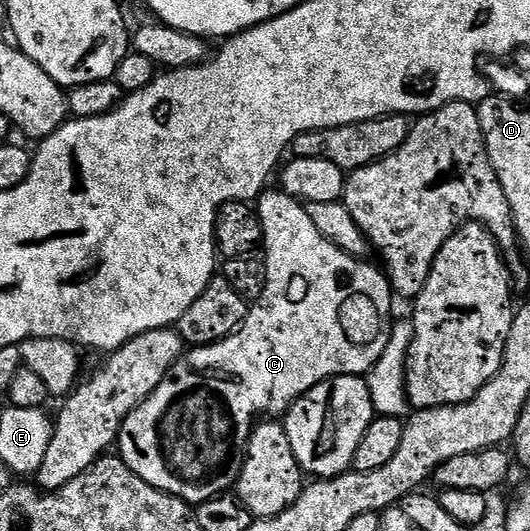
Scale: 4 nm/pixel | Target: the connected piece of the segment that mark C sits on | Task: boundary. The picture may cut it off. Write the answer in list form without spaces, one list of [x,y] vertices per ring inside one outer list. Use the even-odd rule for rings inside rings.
[[[265,191],[258,198],[258,212],[260,222],[264,228],[264,243],[262,246],[262,260],[266,265],[266,291],[262,291],[260,298],[248,310],[248,318],[242,323],[237,333],[232,333],[226,339],[222,339],[213,345],[198,345],[189,348],[184,356],[173,365],[167,377],[158,383],[158,387],[137,409],[124,421],[118,438],[118,456],[121,461],[134,471],[134,475],[141,477],[150,487],[158,491],[168,493],[171,497],[177,497],[187,501],[195,507],[212,497],[227,494],[235,486],[244,466],[245,450],[248,441],[252,437],[252,431],[261,415],[284,415],[292,408],[292,404],[306,391],[310,391],[318,383],[329,381],[332,377],[345,375],[366,375],[382,359],[382,351],[386,351],[386,343],[390,343],[394,316],[392,317],[392,301],[394,294],[392,285],[387,276],[379,268],[375,269],[364,259],[351,257],[346,251],[334,247],[318,227],[314,227],[314,219],[310,219],[307,208],[295,197],[283,191]]]

